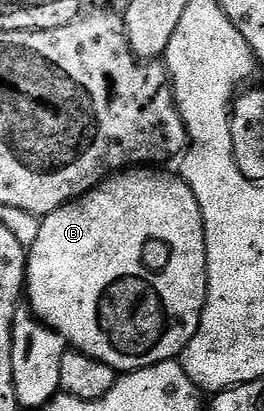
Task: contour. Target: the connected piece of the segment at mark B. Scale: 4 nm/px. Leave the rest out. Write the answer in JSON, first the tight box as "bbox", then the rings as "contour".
{"bbox":[25,168,207,372],"contour":[[[130,168],[118,172],[99,183],[94,190],[75,198],[66,206],[60,206],[55,212],[44,215],[40,219],[41,227],[37,230],[37,239],[27,250],[27,269],[25,285],[27,300],[31,309],[41,322],[45,322],[52,330],[63,335],[72,349],[91,356],[103,364],[107,364],[118,372],[142,370],[148,366],[158,366],[160,362],[180,359],[181,353],[191,344],[195,332],[201,323],[205,297],[207,296],[207,248],[205,247],[205,229],[203,216],[199,208],[199,200],[195,200],[195,192],[176,173],[168,174],[165,168]]]}

